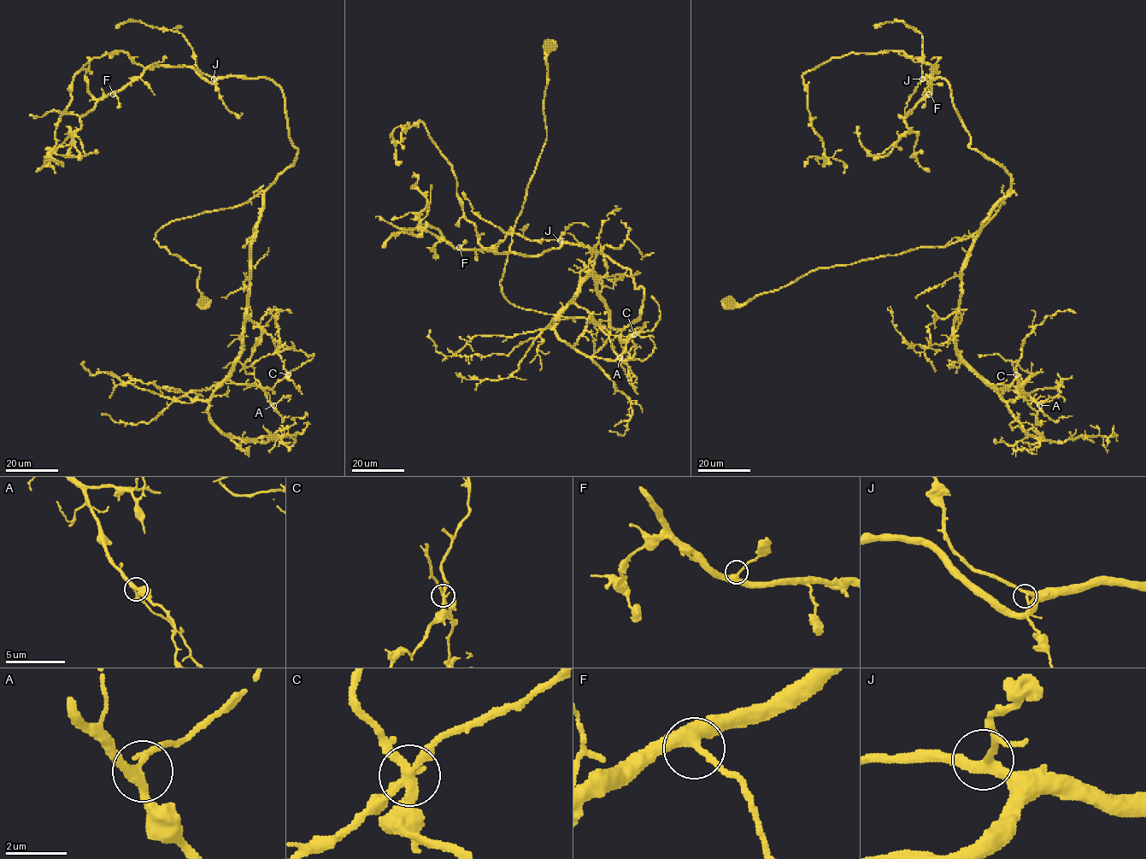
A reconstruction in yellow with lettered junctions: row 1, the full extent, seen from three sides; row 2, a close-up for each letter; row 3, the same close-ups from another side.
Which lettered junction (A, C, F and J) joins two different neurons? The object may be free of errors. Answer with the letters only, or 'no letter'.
C

